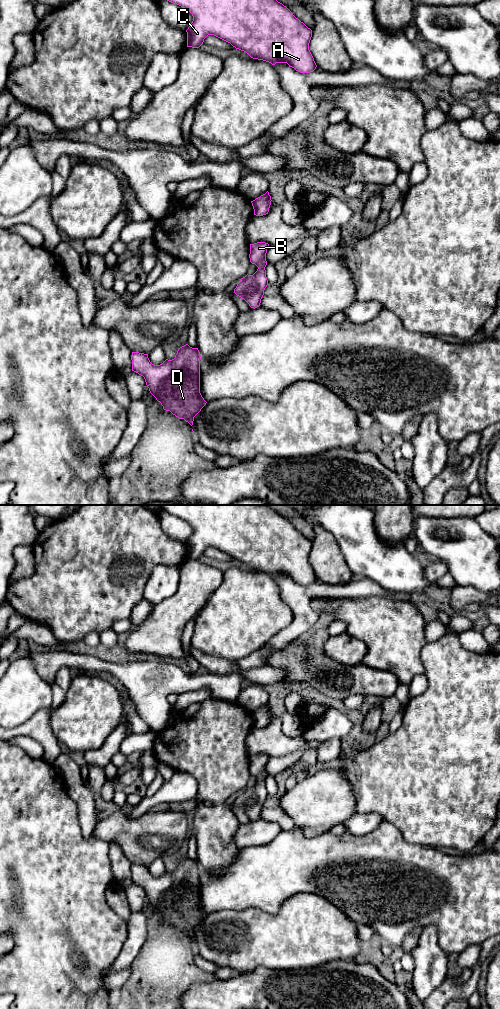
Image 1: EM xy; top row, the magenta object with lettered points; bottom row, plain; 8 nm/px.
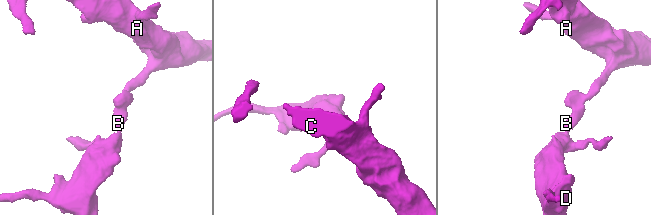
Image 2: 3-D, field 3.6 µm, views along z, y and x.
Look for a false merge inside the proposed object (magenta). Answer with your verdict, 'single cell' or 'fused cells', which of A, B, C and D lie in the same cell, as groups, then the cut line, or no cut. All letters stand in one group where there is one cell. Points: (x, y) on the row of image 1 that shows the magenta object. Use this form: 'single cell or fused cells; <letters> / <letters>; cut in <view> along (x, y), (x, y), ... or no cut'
single cell; A B C D; no cut

